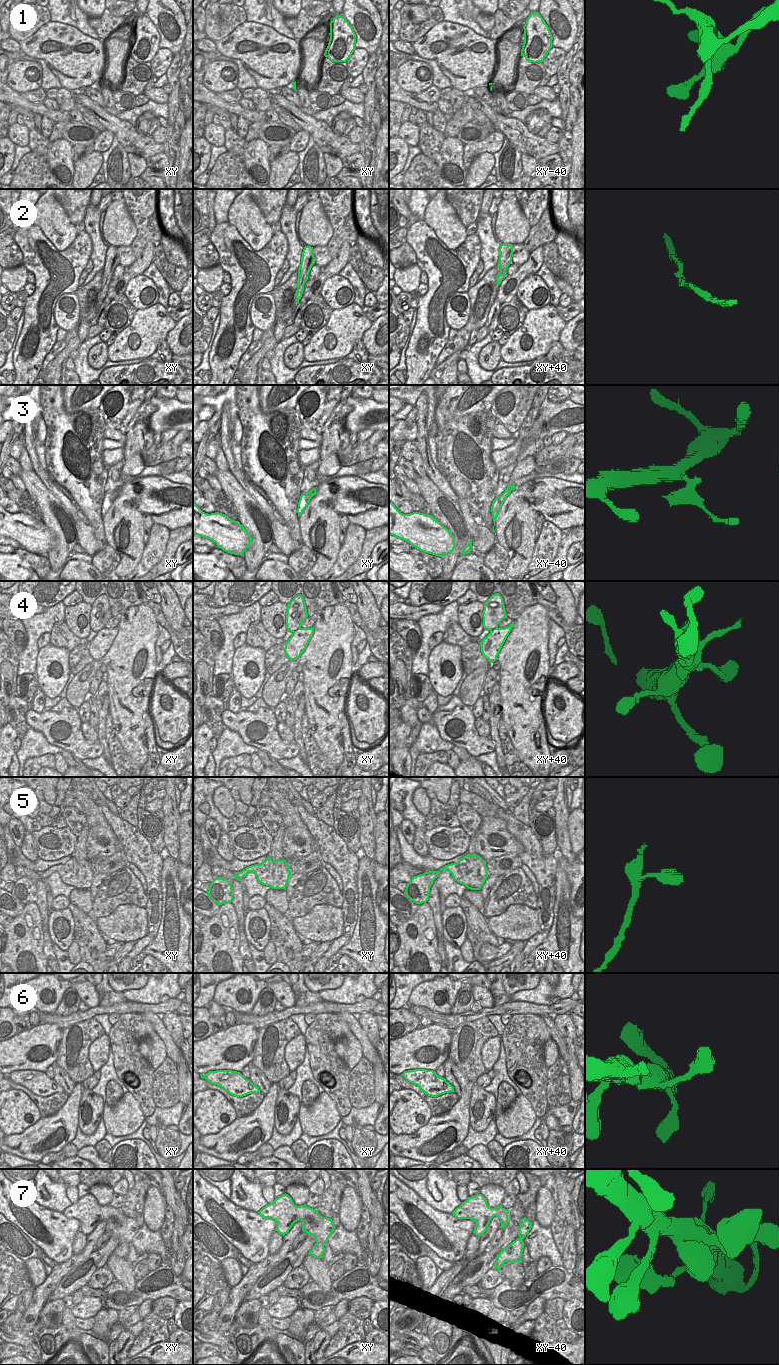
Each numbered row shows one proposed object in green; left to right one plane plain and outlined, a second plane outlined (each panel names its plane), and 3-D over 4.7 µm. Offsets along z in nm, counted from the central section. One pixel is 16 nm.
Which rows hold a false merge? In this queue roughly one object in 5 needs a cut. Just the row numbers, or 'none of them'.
3

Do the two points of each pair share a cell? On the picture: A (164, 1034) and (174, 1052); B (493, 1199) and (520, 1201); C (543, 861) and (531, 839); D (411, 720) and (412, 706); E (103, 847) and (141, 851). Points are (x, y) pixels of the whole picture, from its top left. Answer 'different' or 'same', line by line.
A: same
B: different
C: same
D: same
E: different

